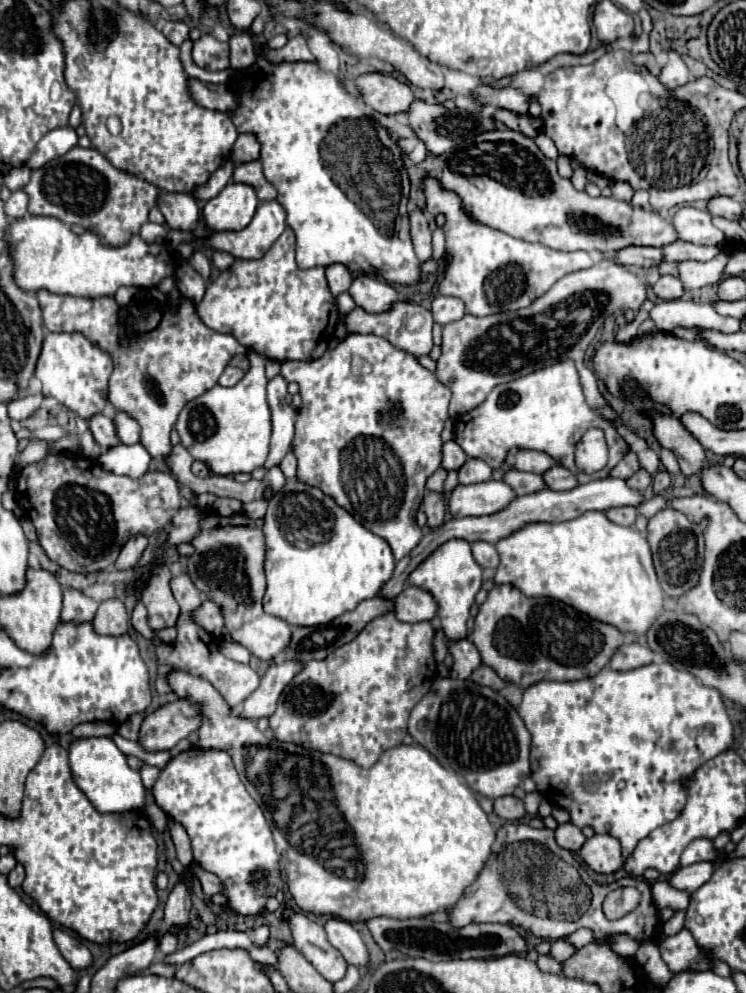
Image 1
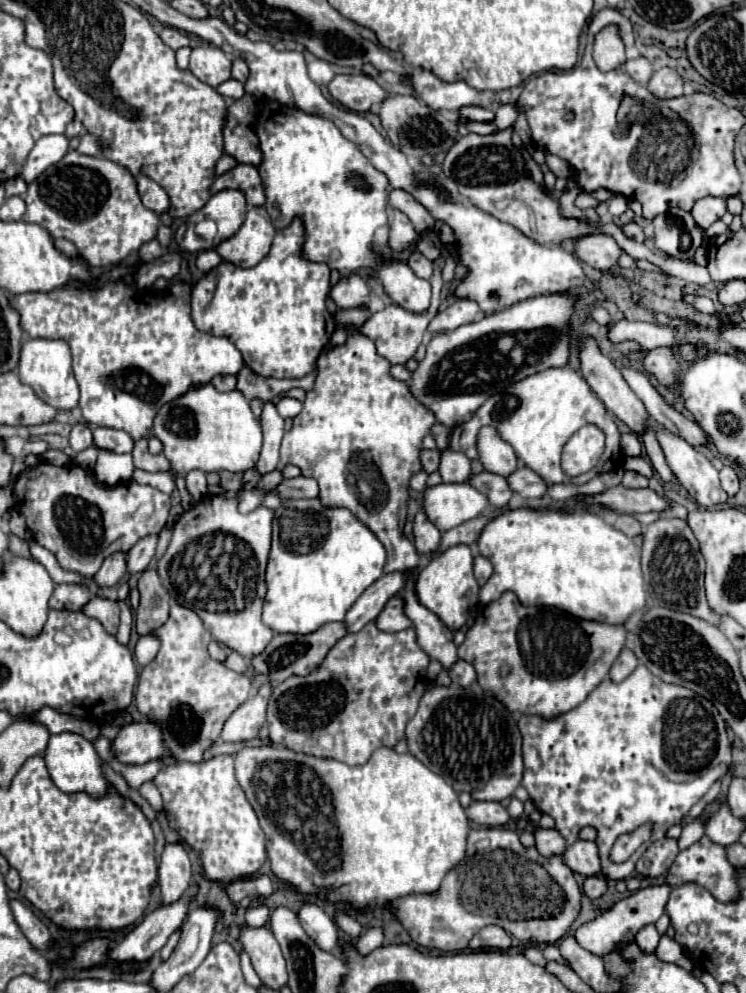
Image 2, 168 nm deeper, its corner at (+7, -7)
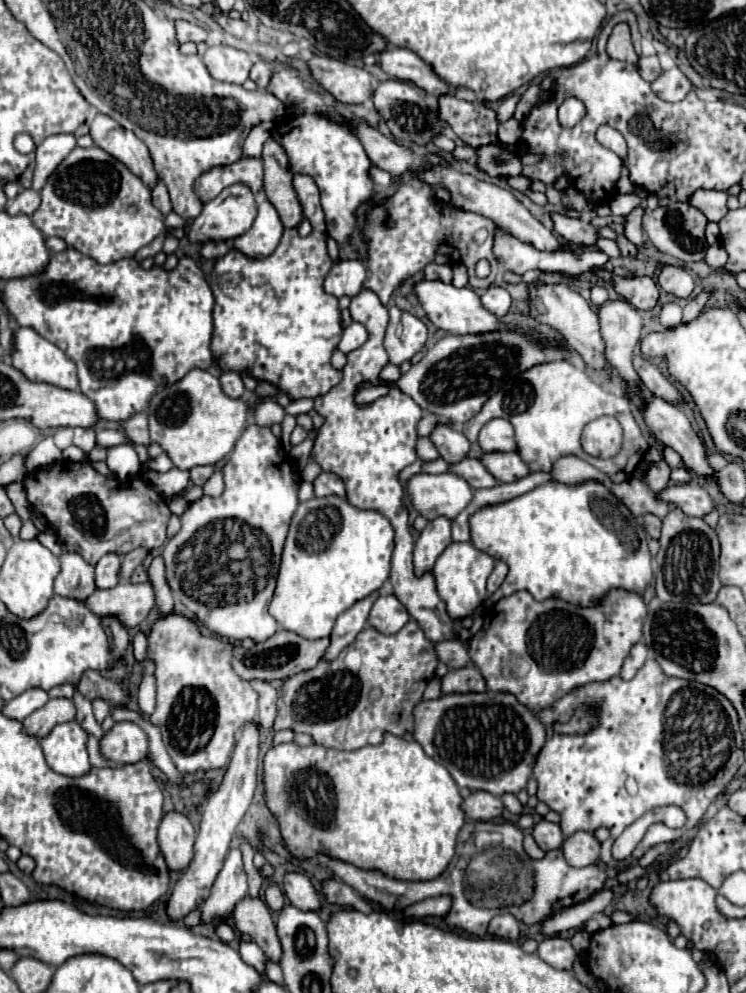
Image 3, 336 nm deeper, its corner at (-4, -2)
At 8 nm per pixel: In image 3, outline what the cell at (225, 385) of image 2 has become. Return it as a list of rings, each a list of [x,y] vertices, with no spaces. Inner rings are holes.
[[[226,370],[220,374],[220,384],[222,384],[222,390],[232,396],[232,398],[242,398],[244,396],[244,384],[242,384],[242,378],[238,372],[232,372],[232,370]]]

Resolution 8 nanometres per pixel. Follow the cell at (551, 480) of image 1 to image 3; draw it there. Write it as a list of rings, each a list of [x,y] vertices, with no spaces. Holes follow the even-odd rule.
[[[492,452],[492,454],[484,454],[482,464],[500,482],[516,482],[516,480],[520,480],[520,478],[530,474],[530,468],[526,466],[526,462],[522,462],[518,452],[506,452],[506,454]]]

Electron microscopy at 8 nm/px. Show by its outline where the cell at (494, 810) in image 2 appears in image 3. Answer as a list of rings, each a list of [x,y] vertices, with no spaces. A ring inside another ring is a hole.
[[[472,792],[464,802],[462,802],[462,810],[468,818],[474,820],[492,820],[502,816],[504,812],[504,804],[498,796],[492,796],[488,792]]]

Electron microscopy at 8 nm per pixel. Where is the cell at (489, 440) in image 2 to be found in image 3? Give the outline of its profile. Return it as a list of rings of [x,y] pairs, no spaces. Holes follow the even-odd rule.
[[[492,418],[478,436],[478,444],[484,452],[514,452],[514,428],[504,418]]]

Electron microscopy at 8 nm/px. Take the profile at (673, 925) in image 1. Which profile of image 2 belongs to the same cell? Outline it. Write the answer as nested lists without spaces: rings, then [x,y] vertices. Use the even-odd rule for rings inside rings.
[[[663,935],[663,937],[661,937],[659,947],[655,949],[655,955],[657,955],[659,959],[663,959],[663,961],[669,961],[669,963],[675,963],[675,965],[683,967],[683,969],[685,969],[685,971],[689,971],[689,973],[693,973],[693,969],[695,969],[695,965],[693,965],[693,961],[691,961],[691,957],[689,957],[681,947],[679,947],[679,943],[677,943],[677,941],[669,939],[667,935]]]

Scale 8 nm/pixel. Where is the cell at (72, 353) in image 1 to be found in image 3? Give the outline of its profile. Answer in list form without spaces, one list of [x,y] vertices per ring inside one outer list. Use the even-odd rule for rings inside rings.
[[[18,328],[16,336],[14,336],[14,346],[16,346],[16,352],[10,356],[10,362],[14,368],[18,368],[32,382],[46,382],[46,384],[66,388],[66,390],[78,388],[78,374],[76,374],[74,362],[56,344],[42,338],[36,330]]]

